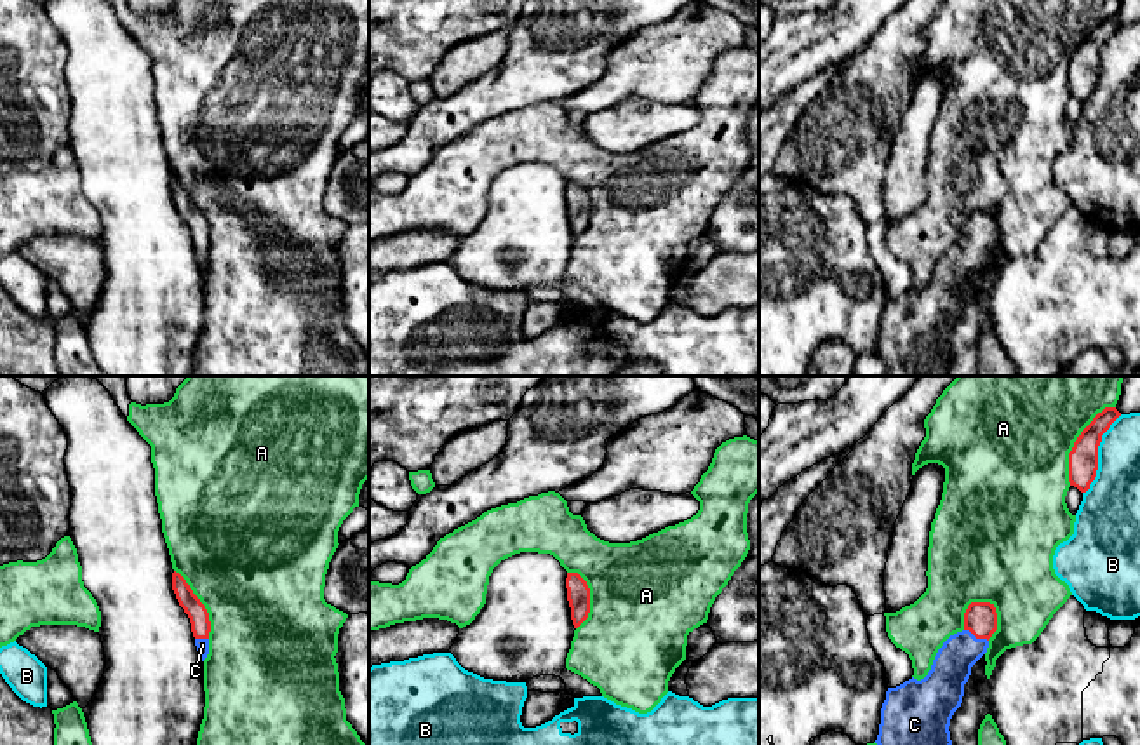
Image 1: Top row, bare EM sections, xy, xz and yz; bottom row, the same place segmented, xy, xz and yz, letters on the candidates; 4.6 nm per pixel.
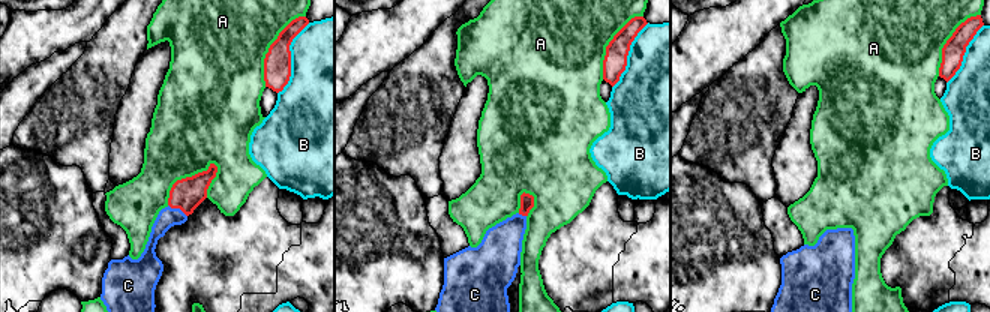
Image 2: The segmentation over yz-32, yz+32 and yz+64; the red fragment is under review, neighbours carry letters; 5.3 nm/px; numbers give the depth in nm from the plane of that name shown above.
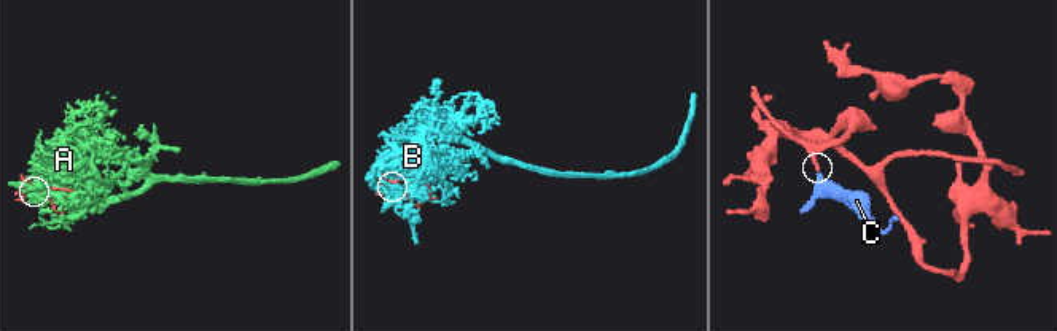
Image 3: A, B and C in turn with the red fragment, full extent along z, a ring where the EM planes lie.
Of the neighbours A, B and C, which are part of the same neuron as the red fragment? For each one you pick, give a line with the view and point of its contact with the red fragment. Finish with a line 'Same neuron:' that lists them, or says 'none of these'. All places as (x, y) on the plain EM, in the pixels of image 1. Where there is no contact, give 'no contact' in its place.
C: meets red in yz at (977, 248)
Same neuron: C

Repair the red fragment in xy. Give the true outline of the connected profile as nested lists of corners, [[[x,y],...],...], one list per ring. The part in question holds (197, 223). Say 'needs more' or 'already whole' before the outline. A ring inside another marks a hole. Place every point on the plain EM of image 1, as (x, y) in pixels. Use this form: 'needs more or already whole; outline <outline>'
needs more; outline [[[176,181],[172,183],[172,200],[176,204],[179,216],[190,228],[195,256],[204,272],[209,265],[209,223],[205,216],[200,212],[200,209],[193,204],[186,190]]]

